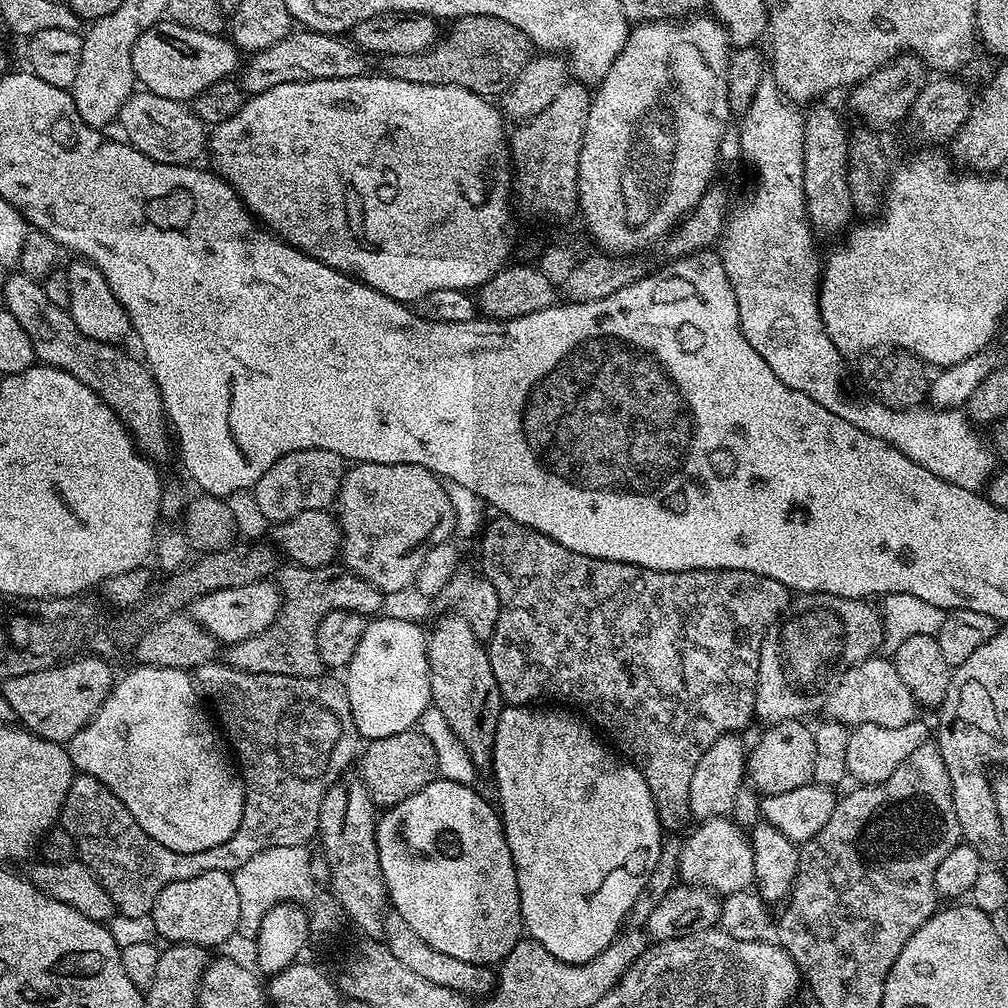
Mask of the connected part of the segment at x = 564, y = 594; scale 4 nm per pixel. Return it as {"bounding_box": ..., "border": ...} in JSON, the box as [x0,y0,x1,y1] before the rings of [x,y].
{"bounding_box":[478,515,790,834],"border":[[[497,515],[495,519],[489,519],[482,529],[482,535],[479,537],[481,540],[478,564],[480,568],[484,567],[483,579],[490,581],[500,599],[498,622],[486,641],[486,647],[490,658],[490,670],[494,670],[494,678],[498,678],[501,697],[512,706],[540,702],[543,701],[540,700],[543,696],[553,696],[556,699],[553,701],[563,702],[568,706],[581,704],[588,711],[587,719],[611,741],[615,751],[629,764],[633,764],[642,774],[642,778],[646,778],[646,786],[650,786],[650,794],[658,810],[661,829],[668,834],[683,833],[694,820],[690,810],[690,781],[694,770],[698,767],[698,762],[702,762],[702,754],[706,754],[706,750],[710,750],[710,746],[714,746],[718,738],[743,733],[745,731],[743,728],[748,723],[753,723],[756,715],[760,647],[765,634],[768,633],[768,627],[779,620],[784,609],[788,607],[790,589],[782,586],[782,582],[774,578],[766,578],[762,574],[750,574],[746,570],[699,568],[685,572],[659,572],[637,564],[594,558],[586,554],[578,554],[574,550],[566,550],[566,546],[554,542],[546,534],[517,520],[511,520],[508,516]]]}

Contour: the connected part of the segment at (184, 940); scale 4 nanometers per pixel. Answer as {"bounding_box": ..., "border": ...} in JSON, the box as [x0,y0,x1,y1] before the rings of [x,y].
{"bounding_box":[150,870,240,950],"border":[[[210,870],[210,874],[198,874],[198,878],[186,878],[186,882],[170,882],[170,886],[158,894],[150,915],[161,941],[215,950],[232,935],[235,937],[240,927],[238,890],[234,890],[232,873]]]}

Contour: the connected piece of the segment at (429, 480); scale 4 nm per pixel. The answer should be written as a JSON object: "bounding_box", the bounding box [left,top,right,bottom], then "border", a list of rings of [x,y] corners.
{"bounding_box":[334,463,456,594],"border":[[[353,463],[345,471],[344,481],[340,484],[340,492],[334,501],[334,515],[340,521],[344,535],[343,567],[366,578],[370,586],[385,594],[411,589],[430,546],[452,540],[456,530],[454,506],[450,506],[450,498],[446,498],[444,480],[436,473],[413,464]]]}

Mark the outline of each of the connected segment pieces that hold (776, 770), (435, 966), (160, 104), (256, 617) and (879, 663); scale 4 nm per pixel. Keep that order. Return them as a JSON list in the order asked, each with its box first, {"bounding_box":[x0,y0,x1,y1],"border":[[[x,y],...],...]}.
[{"bounding_box":[746,719,814,794],"border":[[[803,719],[783,720],[780,724],[765,727],[760,741],[751,745],[748,752],[746,776],[751,787],[757,792],[770,794],[786,794],[786,790],[794,790],[798,786],[809,783],[814,774],[814,734]]]},{"bounding_box":[382,910,498,998],"border":[[[389,910],[384,914],[384,935],[382,943],[406,966],[406,970],[414,970],[418,978],[426,978],[426,982],[434,982],[434,986],[446,986],[455,992],[461,992],[469,998],[484,998],[495,989],[498,983],[496,976],[491,967],[487,964],[475,964],[474,962],[462,962],[462,958],[450,958],[450,954],[442,954],[442,950],[434,950],[430,942],[422,942],[418,938],[418,933],[410,927],[410,922],[402,918],[395,910]]]},{"bounding_box":[118,90,210,166],"border":[[[143,90],[133,91],[131,98],[120,108],[118,124],[124,127],[123,135],[127,143],[154,162],[163,164],[188,166],[199,161],[196,159],[205,155],[210,139],[205,123],[195,115],[187,103],[162,98],[158,94]]]},{"bounding_box":[190,580,282,646],"border":[[[263,580],[258,583],[248,583],[246,586],[214,590],[190,605],[190,615],[217,642],[224,646],[231,646],[261,633],[266,626],[272,624],[280,612],[282,600],[279,587],[273,581]]]},{"bounding_box":[826,658,918,726],"border":[[[869,658],[855,664],[842,678],[838,690],[830,694],[826,705],[829,717],[849,726],[877,724],[878,726],[906,726],[917,719],[918,705],[910,686],[898,678],[898,670],[891,659]]]}]

